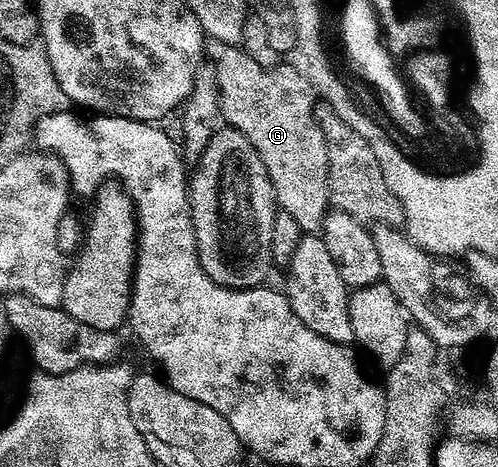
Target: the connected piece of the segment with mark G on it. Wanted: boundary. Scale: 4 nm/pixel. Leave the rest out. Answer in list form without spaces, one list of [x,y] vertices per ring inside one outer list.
[[[224,46],[219,49],[221,52],[216,56],[216,64],[214,63],[214,71],[218,78],[218,90],[220,91],[220,114],[223,123],[230,128],[236,128],[242,134],[246,134],[246,138],[250,138],[250,146],[254,146],[254,150],[258,150],[258,158],[262,158],[262,162],[266,166],[266,174],[272,183],[272,189],[276,195],[276,203],[279,211],[284,212],[297,224],[304,234],[316,234],[324,227],[324,216],[330,210],[328,201],[328,156],[327,142],[324,137],[321,117],[316,112],[316,100],[318,104],[318,96],[308,77],[304,75],[299,67],[291,68],[287,62],[281,62],[275,68],[267,68],[266,66],[258,66],[258,62],[254,62],[254,58],[250,58],[244,53],[243,47],[240,46]]]

